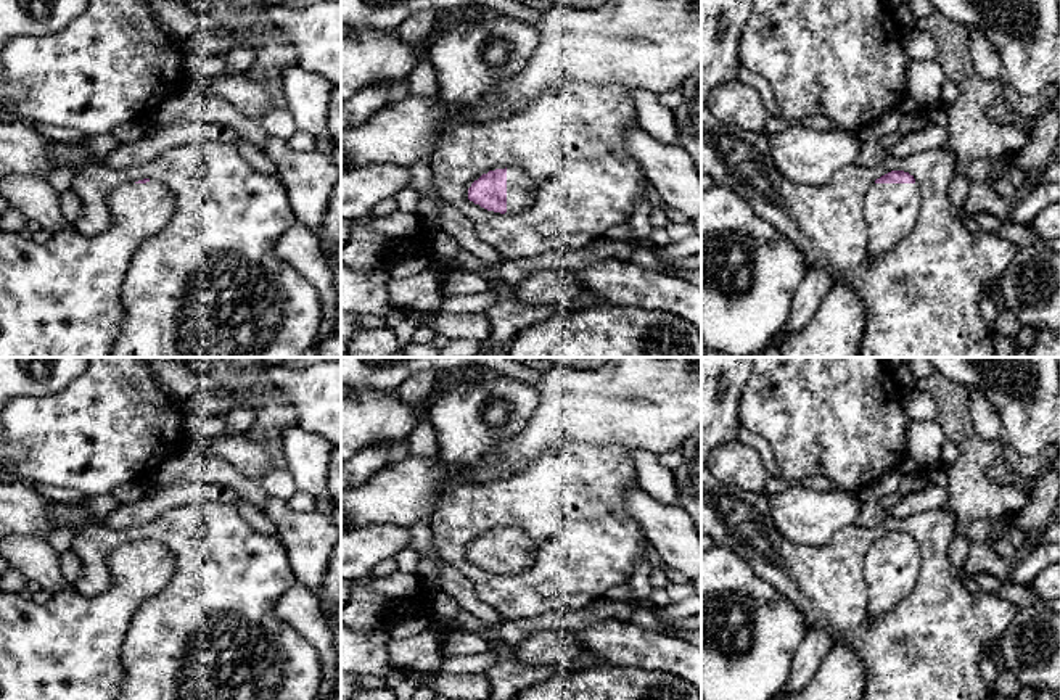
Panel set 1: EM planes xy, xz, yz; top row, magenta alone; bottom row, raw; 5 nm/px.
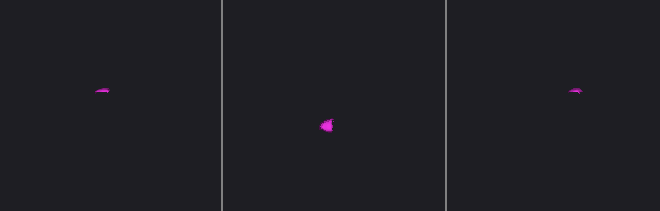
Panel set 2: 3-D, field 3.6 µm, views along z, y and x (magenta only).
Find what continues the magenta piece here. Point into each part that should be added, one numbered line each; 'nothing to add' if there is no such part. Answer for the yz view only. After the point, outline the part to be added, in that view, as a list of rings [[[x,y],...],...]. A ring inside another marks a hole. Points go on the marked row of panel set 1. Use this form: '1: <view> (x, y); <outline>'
1: yz (891, 210); [[[873,183],[865,195],[869,256],[881,259],[915,227],[920,214],[917,183]]]

